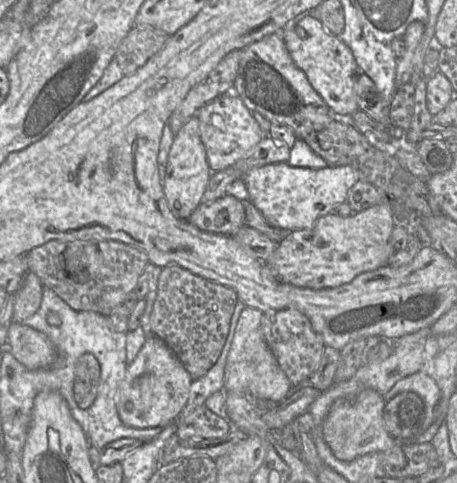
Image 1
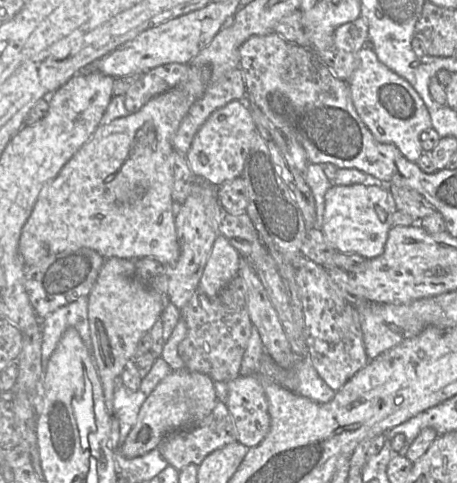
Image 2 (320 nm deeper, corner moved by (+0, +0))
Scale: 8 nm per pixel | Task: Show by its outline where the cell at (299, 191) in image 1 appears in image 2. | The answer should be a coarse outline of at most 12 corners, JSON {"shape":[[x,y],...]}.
{"shape":[[332,184],[318,228],[373,259],[396,210],[386,185]]}

